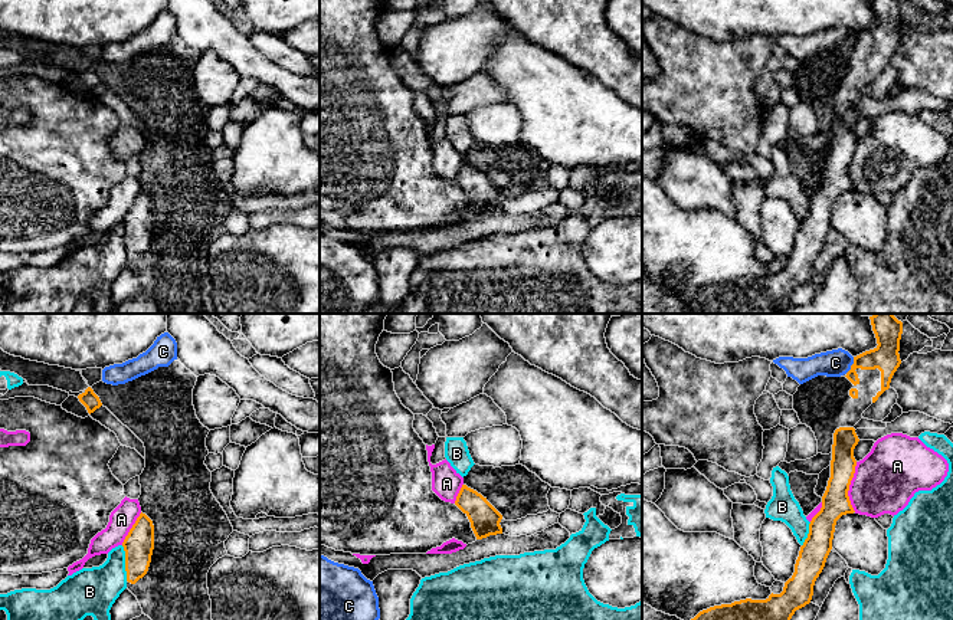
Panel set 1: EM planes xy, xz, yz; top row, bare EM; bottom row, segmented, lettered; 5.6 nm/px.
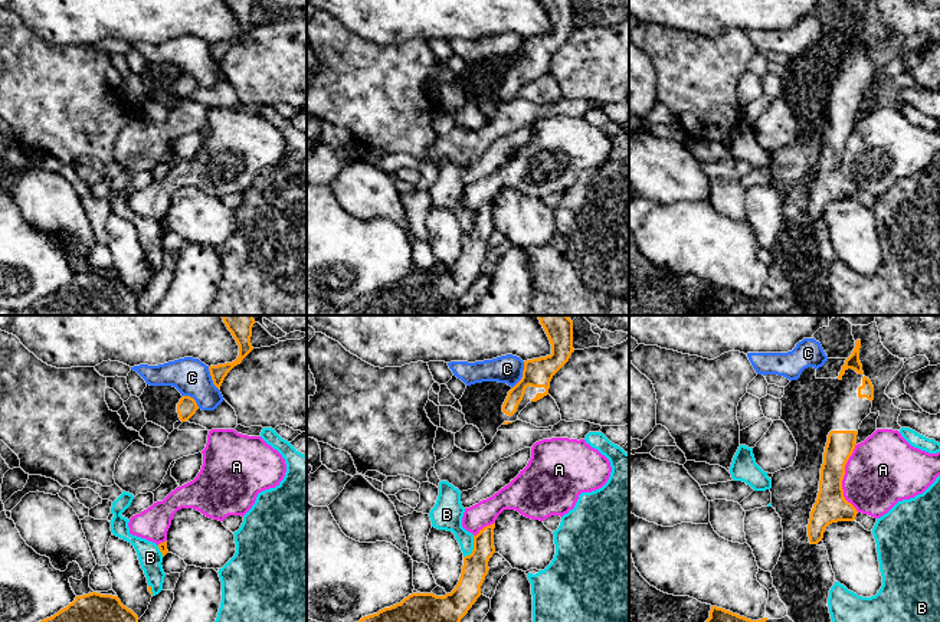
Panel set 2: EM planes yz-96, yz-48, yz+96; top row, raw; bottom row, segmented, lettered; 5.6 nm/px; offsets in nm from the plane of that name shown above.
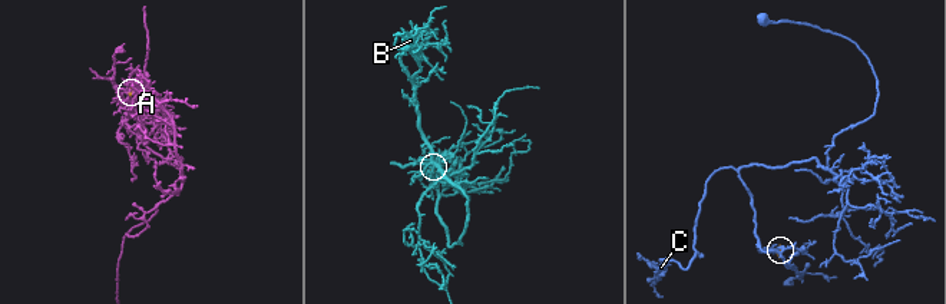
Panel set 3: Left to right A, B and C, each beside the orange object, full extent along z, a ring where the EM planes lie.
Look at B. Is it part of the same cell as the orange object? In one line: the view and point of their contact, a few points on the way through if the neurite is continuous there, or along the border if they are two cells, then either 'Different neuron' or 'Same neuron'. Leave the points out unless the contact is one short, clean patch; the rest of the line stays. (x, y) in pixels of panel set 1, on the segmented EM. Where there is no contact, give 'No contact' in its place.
Touches orange at xy (125, 563). Boundary: xy (121, 545), (127, 580). Different neuron

